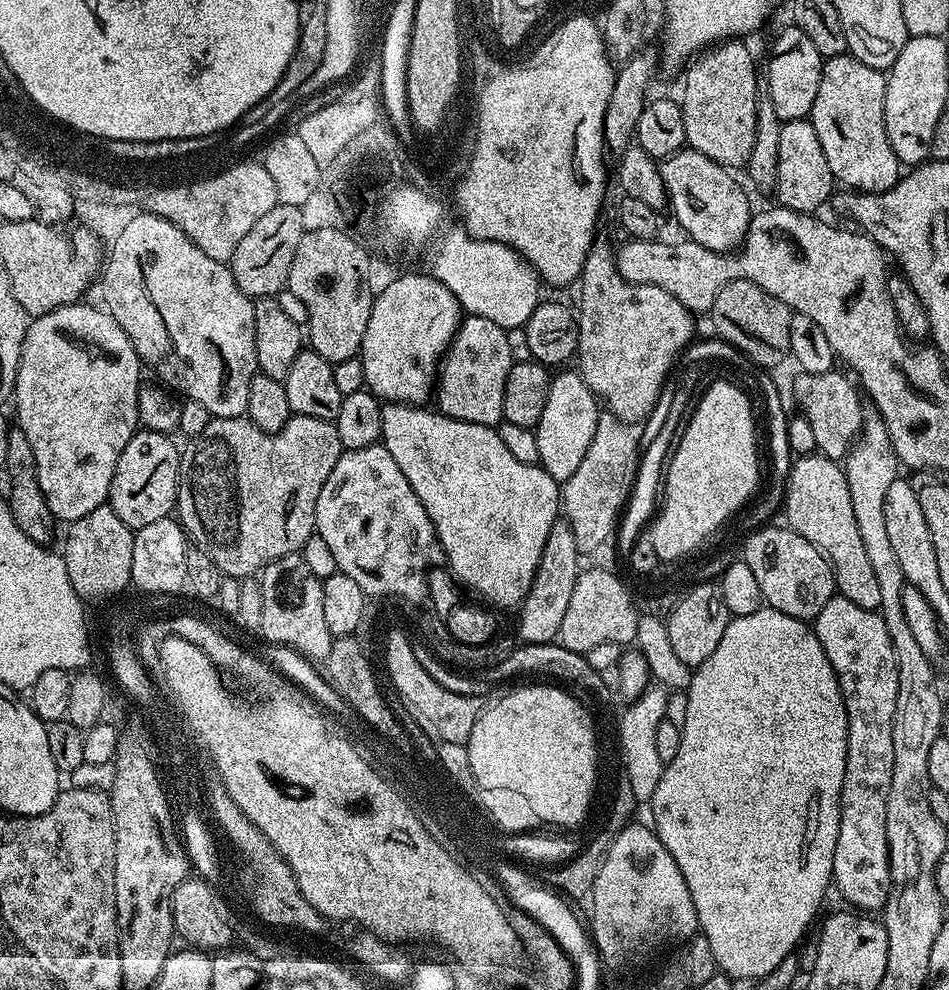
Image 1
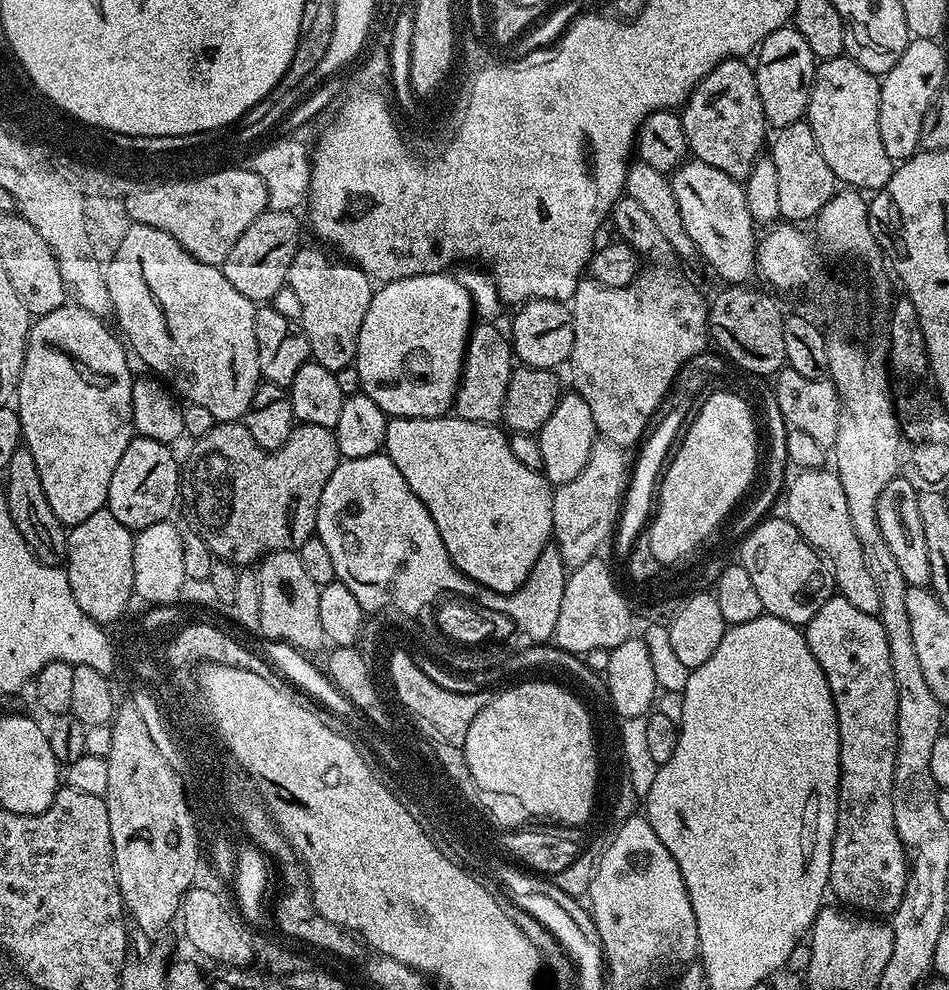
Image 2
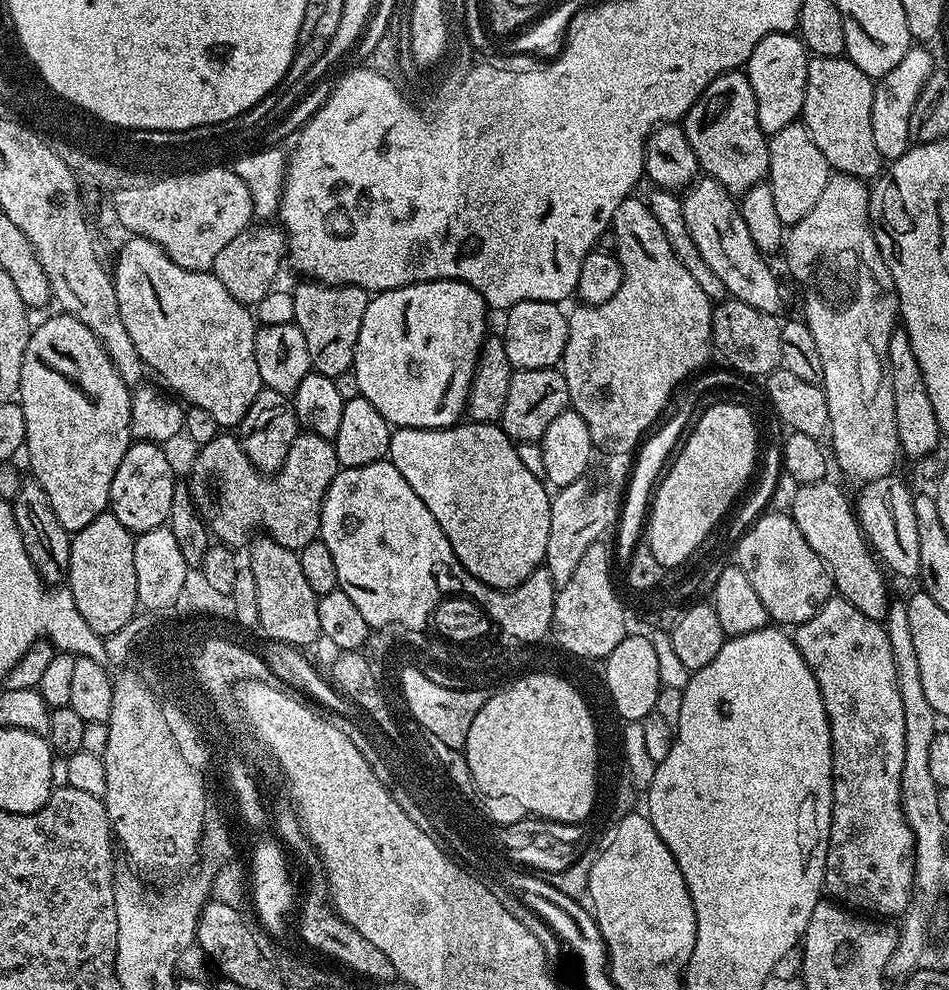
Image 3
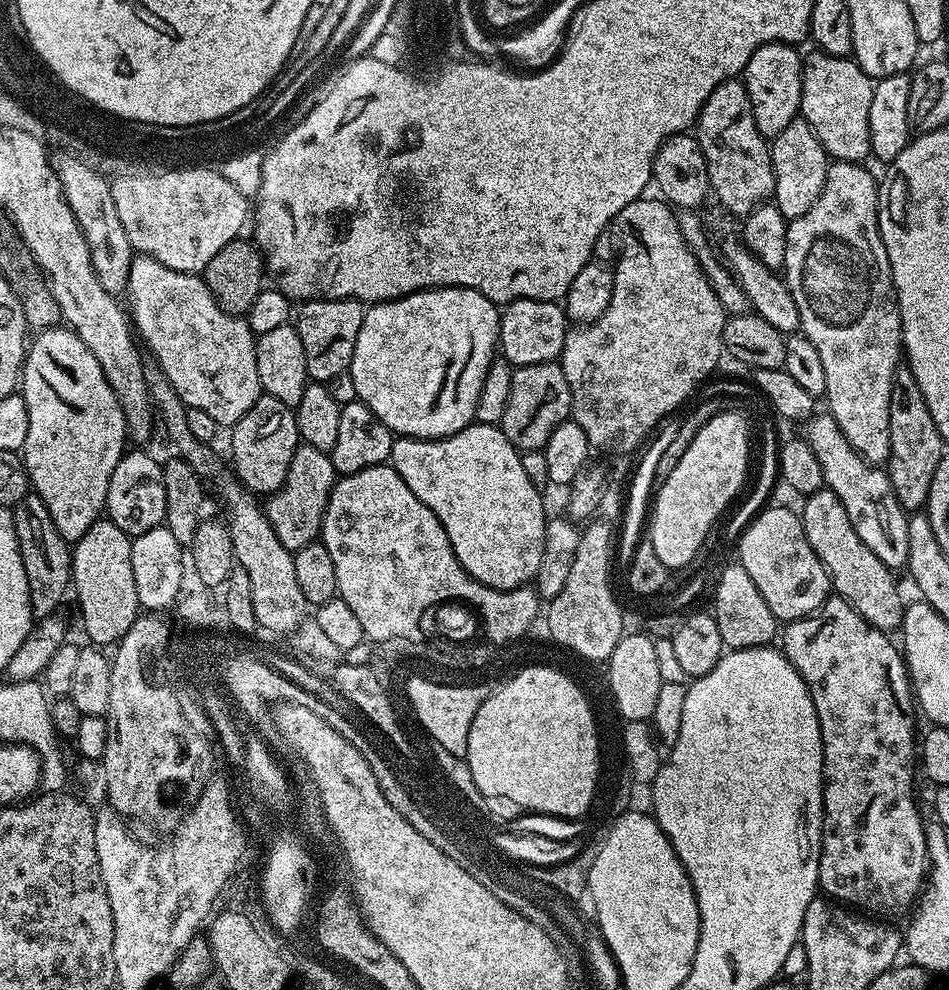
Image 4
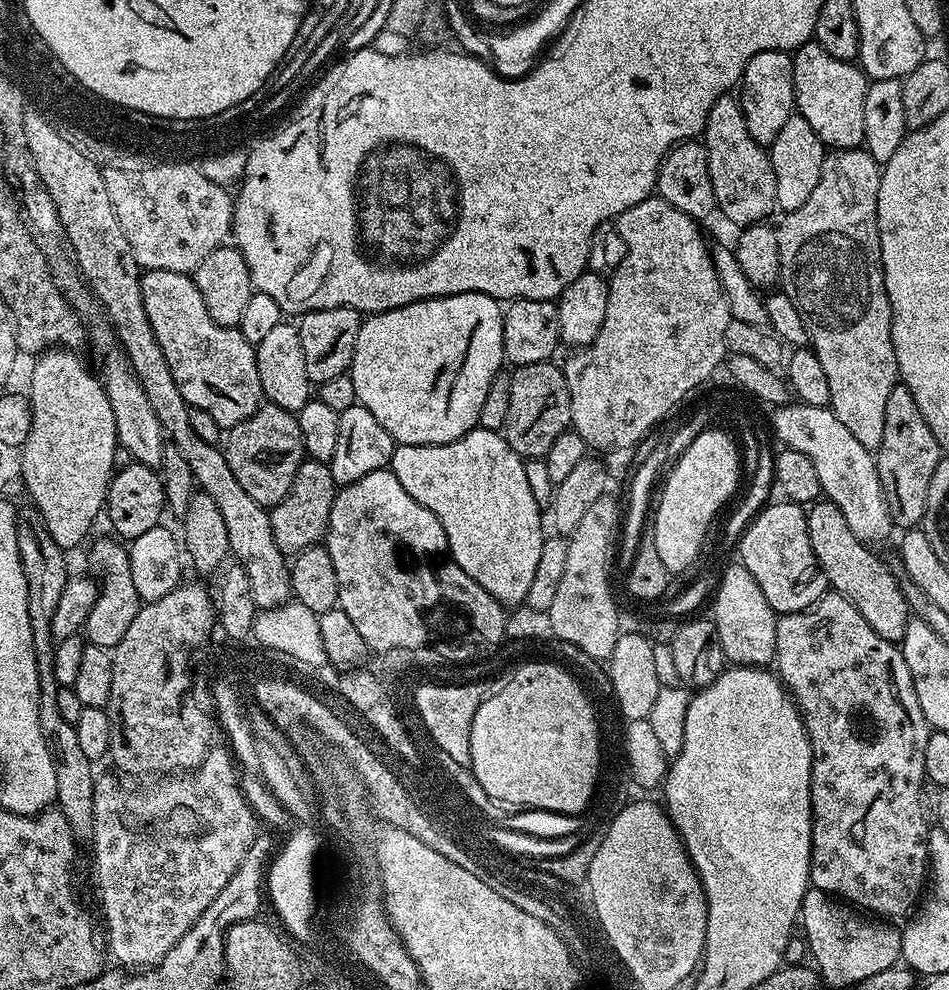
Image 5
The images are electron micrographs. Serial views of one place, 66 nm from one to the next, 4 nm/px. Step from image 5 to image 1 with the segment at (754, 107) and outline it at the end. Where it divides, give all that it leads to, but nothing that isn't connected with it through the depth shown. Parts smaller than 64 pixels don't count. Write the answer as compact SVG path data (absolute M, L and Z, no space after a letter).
M787 26L776 36L776 41L772 44L772 53L768 56L768 84L766 80L766 95L770 102L774 102L774 110L778 110L780 120L802 120L811 117L814 98L818 98L818 86L822 78L825 57L818 54L818 49L814 47L814 42L802 34L794 26Z

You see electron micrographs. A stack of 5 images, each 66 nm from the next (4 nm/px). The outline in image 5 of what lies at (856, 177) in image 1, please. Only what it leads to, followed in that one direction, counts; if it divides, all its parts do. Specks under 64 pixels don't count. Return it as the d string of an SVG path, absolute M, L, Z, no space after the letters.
M809 42L796 49L792 56L792 69L795 111L810 122L821 142L832 150L861 147L866 126L866 90L870 83L863 68L834 58L834 54L826 54L820 44Z

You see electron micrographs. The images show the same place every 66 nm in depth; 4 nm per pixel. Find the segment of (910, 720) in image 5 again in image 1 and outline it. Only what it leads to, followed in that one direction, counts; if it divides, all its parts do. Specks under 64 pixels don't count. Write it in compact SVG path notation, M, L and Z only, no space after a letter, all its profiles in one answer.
M837 594L832 597L826 606L818 613L814 621L814 631L818 642L822 642L822 650L826 652L826 658L830 658L830 666L834 666L834 674L840 683L842 698L846 706L846 718L848 719L848 737L846 738L846 778L842 782L842 794L840 795L840 825L838 826L838 842L834 846L834 866L832 867L832 884L840 891L840 896L845 900L845 905L856 910L863 910L868 914L876 914L883 909L888 901L888 893L892 891L892 879L890 878L890 862L888 861L888 839L886 838L886 798L890 798L890 778L894 775L894 702L898 698L898 662L894 658L894 646L890 634L886 634L886 622L880 617L879 611L854 606L847 603L843 596Z

